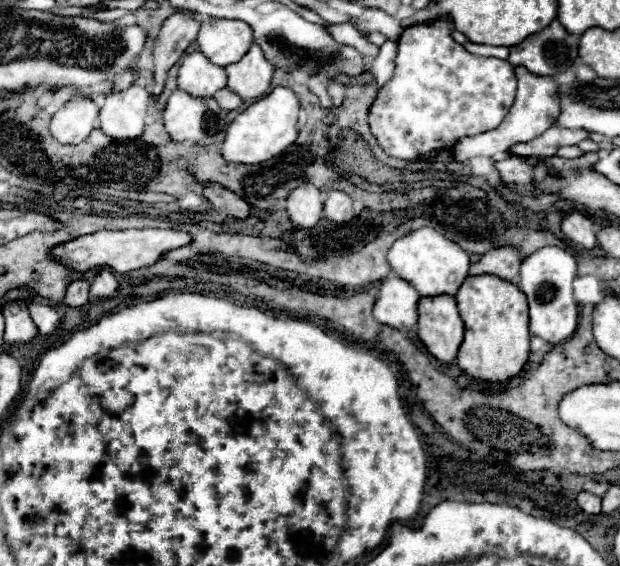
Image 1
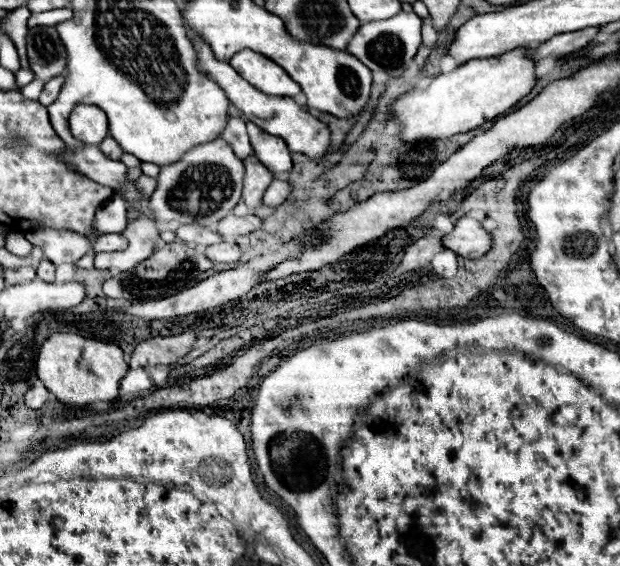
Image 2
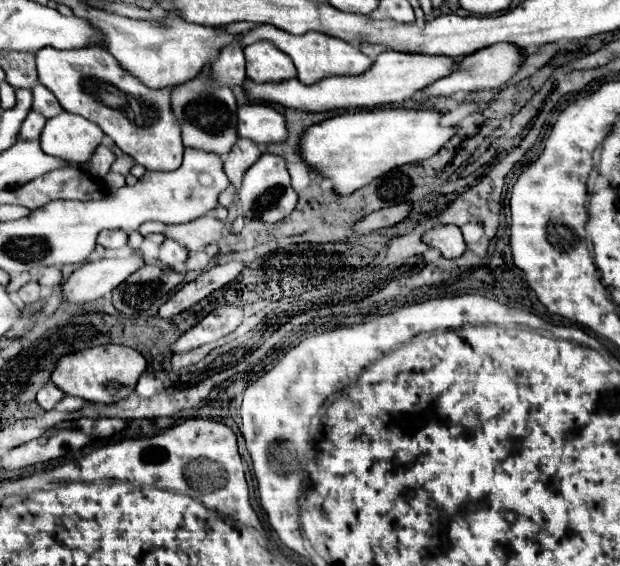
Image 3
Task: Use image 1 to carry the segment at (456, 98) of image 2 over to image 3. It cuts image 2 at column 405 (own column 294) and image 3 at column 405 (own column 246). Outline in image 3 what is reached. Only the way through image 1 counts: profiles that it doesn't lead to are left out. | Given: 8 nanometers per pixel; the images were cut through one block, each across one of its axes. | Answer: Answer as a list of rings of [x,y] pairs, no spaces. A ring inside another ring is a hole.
[[[370,108],[354,110],[310,126],[300,138],[302,158],[308,168],[334,182],[338,194],[354,192],[386,172],[434,156],[456,134],[452,126],[442,126],[442,112],[414,108]]]

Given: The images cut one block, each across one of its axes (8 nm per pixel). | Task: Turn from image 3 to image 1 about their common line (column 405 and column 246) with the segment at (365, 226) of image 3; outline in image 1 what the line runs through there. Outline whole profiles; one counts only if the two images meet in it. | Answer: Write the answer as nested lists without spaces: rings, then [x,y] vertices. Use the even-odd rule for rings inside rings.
[[[220,184],[206,186],[206,196],[212,202],[212,206],[222,214],[228,214],[228,216],[232,216],[236,220],[246,220],[250,216],[252,206],[246,204],[242,198],[234,196],[230,190],[222,188]]]

